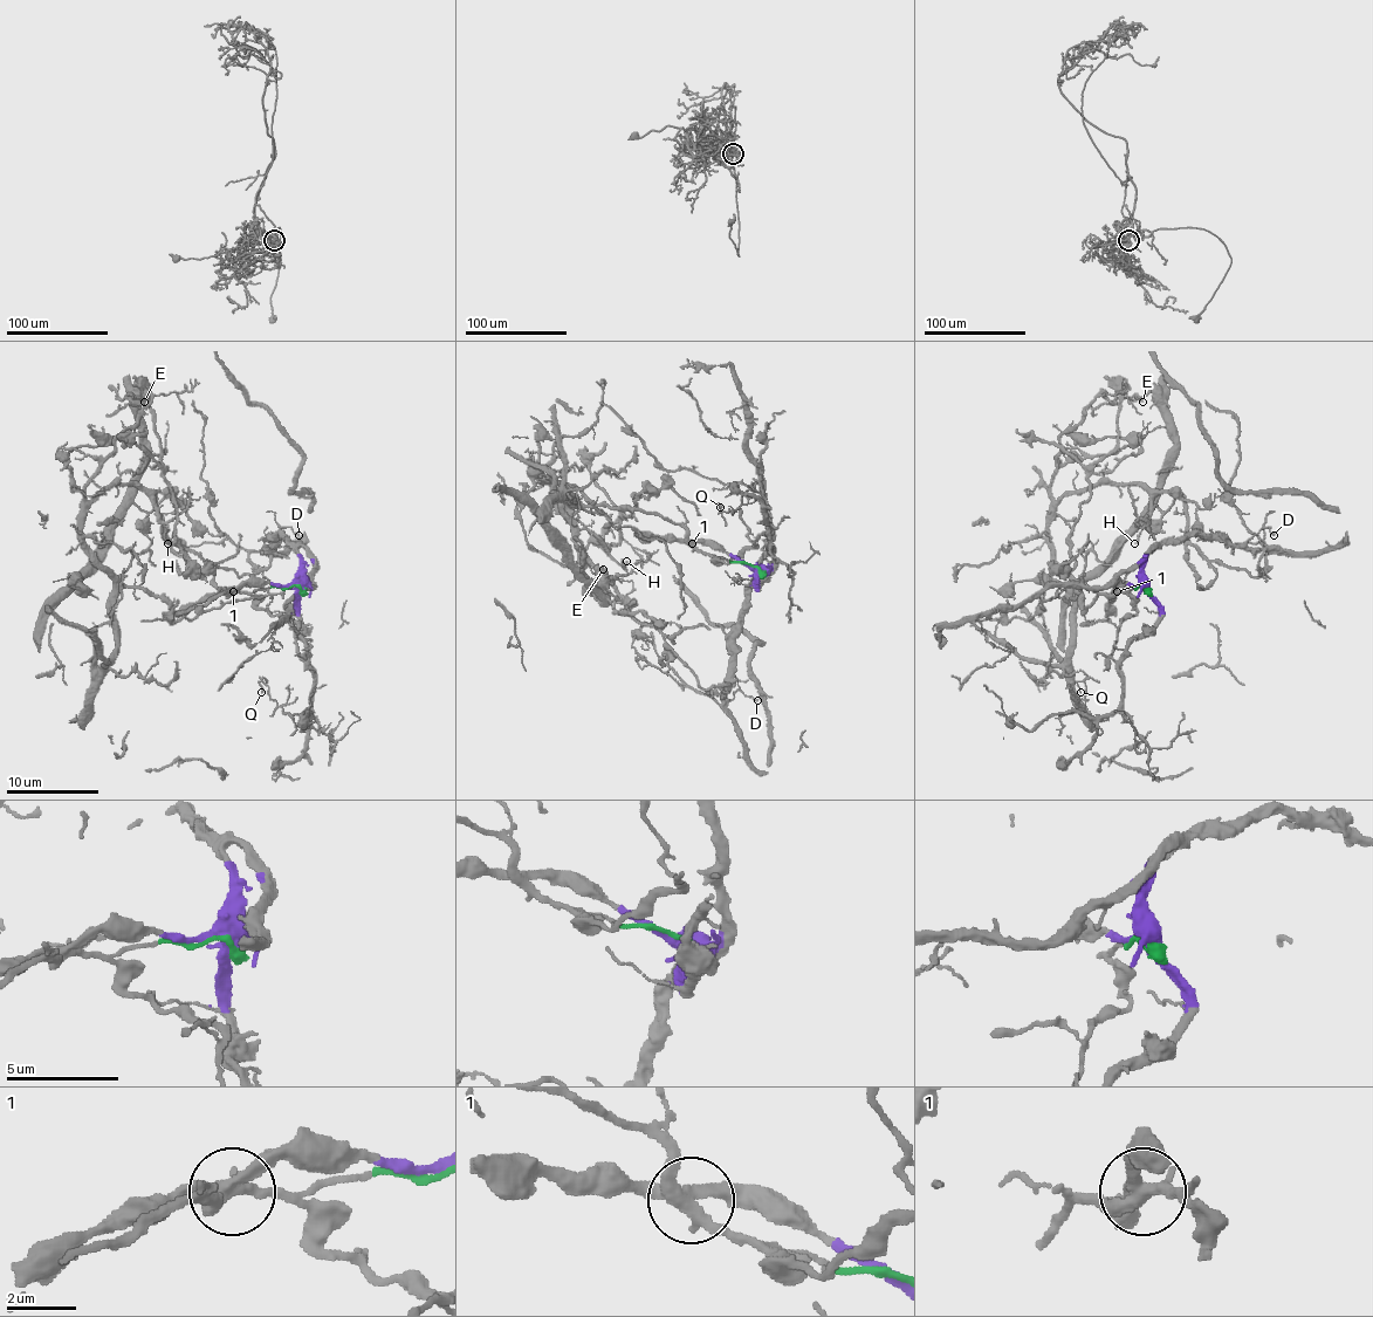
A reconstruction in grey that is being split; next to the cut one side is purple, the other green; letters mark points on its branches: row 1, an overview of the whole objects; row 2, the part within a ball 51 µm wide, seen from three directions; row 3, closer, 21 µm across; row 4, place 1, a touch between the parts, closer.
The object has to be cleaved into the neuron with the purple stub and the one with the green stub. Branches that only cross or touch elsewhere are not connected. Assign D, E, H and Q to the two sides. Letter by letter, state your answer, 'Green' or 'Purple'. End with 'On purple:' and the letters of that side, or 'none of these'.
D: Purple
E: Green
H: Green
Q: Purple
On purple: D, Q

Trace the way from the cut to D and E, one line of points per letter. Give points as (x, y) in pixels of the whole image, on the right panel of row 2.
D: (1144, 587), (1146, 557), (1161, 543), (1180, 543), (1196, 534), (1223, 536), (1242, 546), (1263, 527), (1275, 534)
E: (1144, 587), (1099, 594), (1083, 612), (1078, 584), (1058, 564), (1049, 541), (1061, 437), (1097, 396), (1144, 400)

